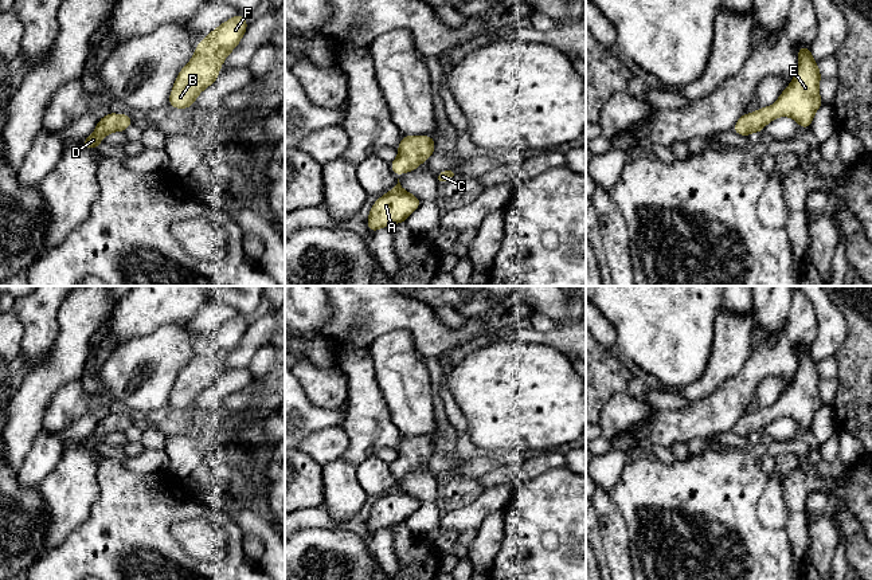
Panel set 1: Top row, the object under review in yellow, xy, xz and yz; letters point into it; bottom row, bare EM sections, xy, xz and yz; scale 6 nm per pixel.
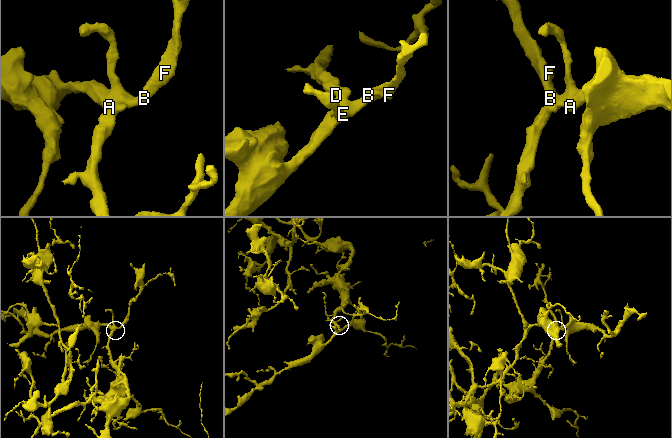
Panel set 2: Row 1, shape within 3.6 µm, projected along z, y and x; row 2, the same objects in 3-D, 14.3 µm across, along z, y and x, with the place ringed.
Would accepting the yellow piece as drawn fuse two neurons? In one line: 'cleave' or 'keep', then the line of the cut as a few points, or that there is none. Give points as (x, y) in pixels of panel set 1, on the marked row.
keep; cut none

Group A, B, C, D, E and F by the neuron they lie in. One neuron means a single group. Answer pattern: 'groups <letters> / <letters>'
groups A B C D E F

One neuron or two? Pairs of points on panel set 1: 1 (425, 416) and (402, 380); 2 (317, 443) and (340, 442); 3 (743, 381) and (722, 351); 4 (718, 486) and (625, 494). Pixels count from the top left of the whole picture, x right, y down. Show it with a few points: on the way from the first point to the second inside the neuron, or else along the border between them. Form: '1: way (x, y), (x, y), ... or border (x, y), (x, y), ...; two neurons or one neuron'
1: way (415, 407), (410, 402), (406, 390); one neuron
2: way (323, 443), (335, 442); one neuron
3: border (753, 349), (747, 361), (712, 392); two neurons
4: way (695, 488), (689, 488), (684, 493), (648, 494); one neuron

